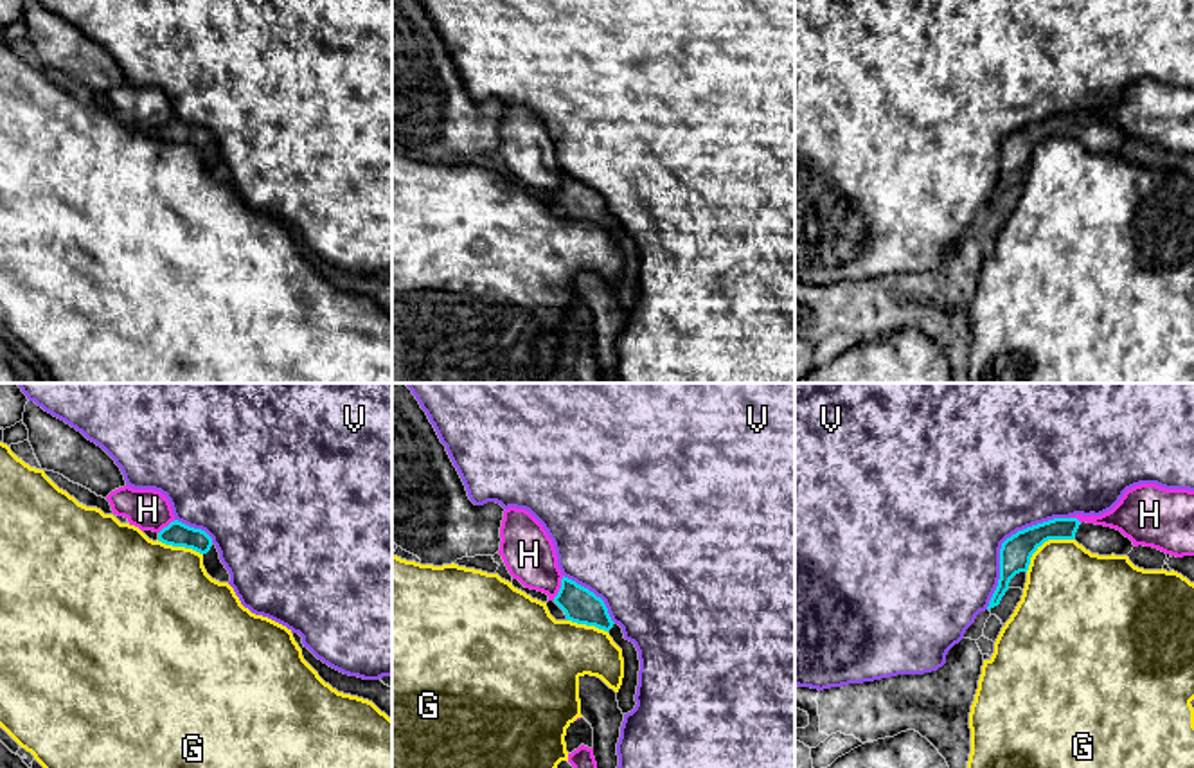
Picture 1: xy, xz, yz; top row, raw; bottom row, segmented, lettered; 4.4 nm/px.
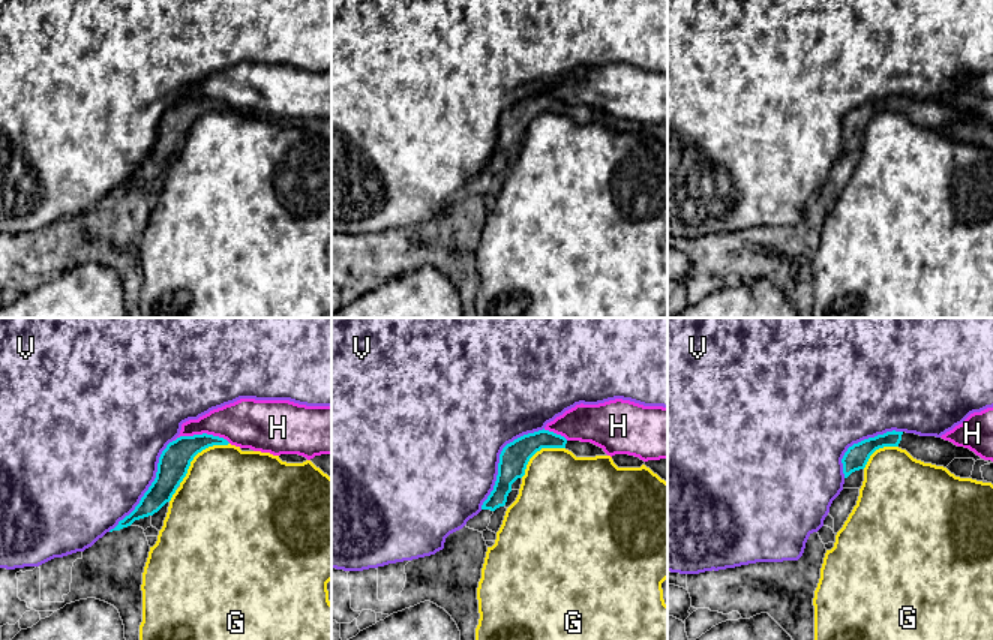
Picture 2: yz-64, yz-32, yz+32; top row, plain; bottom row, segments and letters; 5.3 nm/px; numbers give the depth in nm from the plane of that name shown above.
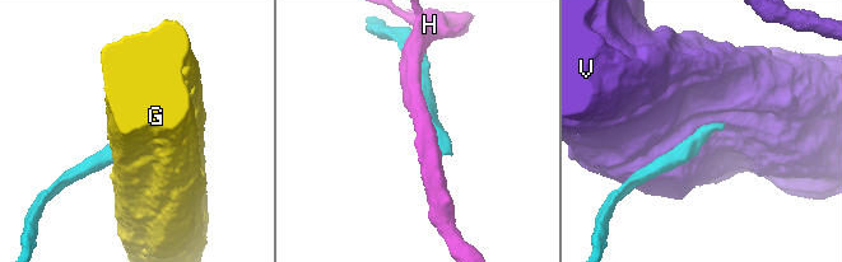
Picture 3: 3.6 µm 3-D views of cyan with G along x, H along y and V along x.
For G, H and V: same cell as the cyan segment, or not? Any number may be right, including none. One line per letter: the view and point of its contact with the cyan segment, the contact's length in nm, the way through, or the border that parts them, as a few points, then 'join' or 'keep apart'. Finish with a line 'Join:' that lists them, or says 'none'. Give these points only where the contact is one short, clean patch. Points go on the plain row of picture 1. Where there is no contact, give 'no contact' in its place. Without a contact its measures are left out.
G: meets cyan in yz at (1045, 137); contact 260 nm long; border along yz (1074, 135), (1049, 135), (1033, 151), (1025, 168); keep apart
H: meets cyan in xz at (560, 186); contact 120 nm long; keep apart
V: meets cyan in yz at (1002, 141); contact 550 nm long; keep apart
Join: none

